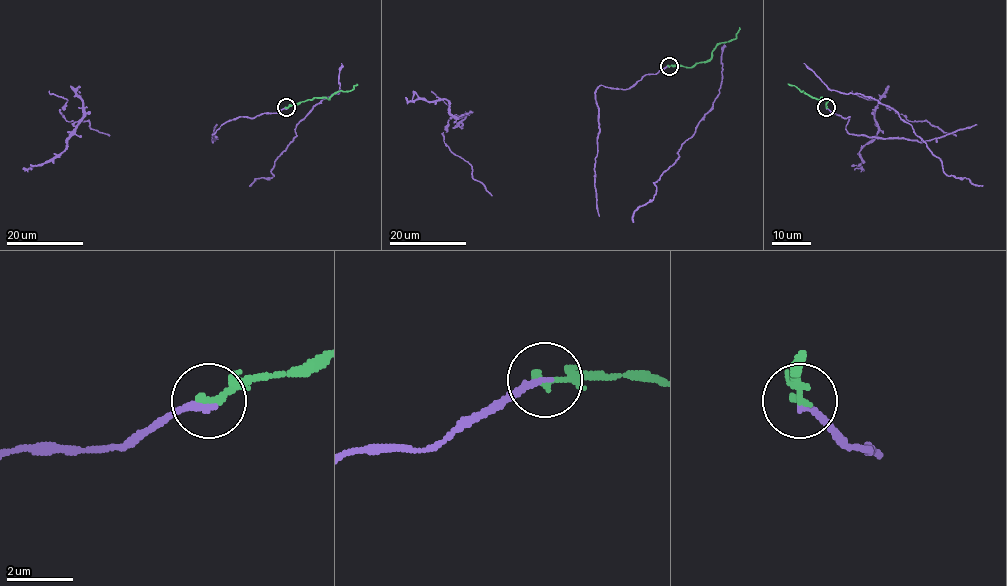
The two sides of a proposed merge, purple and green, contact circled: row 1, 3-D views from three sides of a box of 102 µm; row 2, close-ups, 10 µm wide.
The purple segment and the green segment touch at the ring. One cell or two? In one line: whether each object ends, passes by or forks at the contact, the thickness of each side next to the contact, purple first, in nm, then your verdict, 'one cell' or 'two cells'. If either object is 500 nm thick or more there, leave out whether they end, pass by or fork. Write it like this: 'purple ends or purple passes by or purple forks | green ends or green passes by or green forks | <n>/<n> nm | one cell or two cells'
purple ends | green ends | 200/240 nm | one cell

